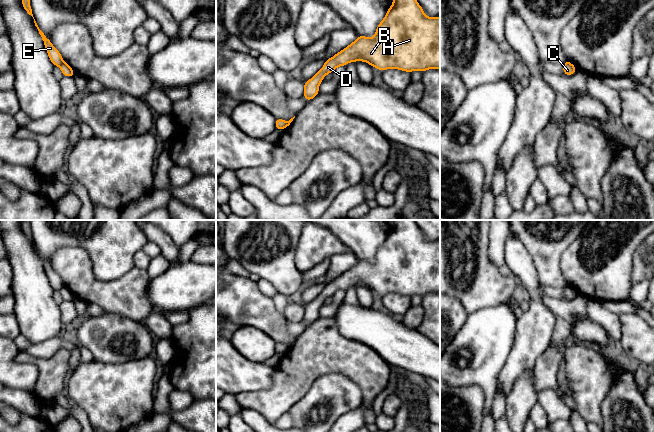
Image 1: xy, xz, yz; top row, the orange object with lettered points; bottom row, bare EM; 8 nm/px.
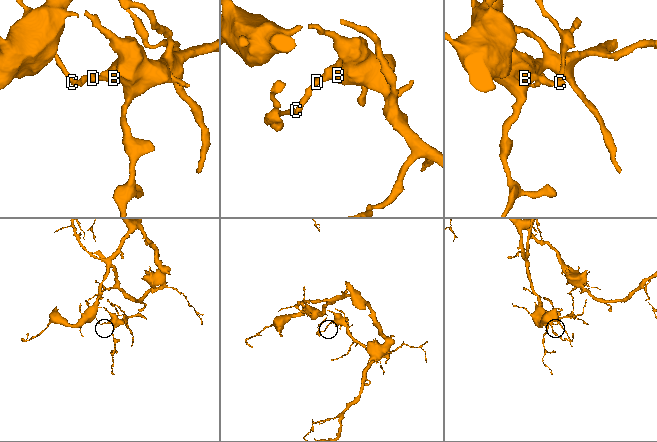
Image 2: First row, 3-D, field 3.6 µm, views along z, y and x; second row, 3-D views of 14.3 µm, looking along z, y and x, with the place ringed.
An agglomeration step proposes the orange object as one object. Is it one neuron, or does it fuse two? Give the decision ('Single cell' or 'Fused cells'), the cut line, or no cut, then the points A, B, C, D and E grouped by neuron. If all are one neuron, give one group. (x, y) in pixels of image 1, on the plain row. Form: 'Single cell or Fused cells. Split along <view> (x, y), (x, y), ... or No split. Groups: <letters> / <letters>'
Fused cells. Split along xy (63, 285), (59, 290). Groups: A B C D / E

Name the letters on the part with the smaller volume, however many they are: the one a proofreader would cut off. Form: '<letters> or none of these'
A, B, C, D

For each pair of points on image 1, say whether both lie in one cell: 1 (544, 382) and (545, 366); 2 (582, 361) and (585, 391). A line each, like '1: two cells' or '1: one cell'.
1: one cell
2: one cell

